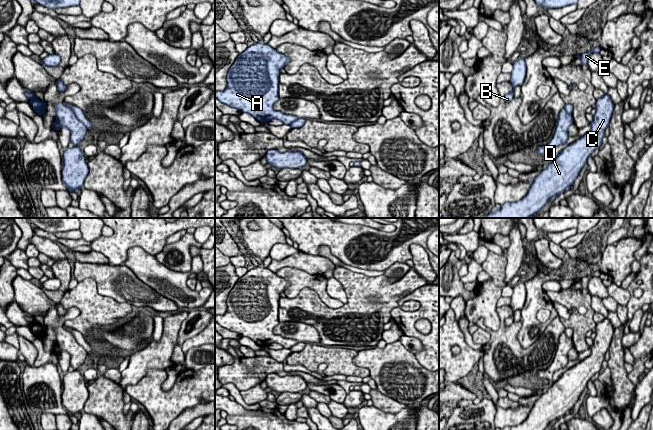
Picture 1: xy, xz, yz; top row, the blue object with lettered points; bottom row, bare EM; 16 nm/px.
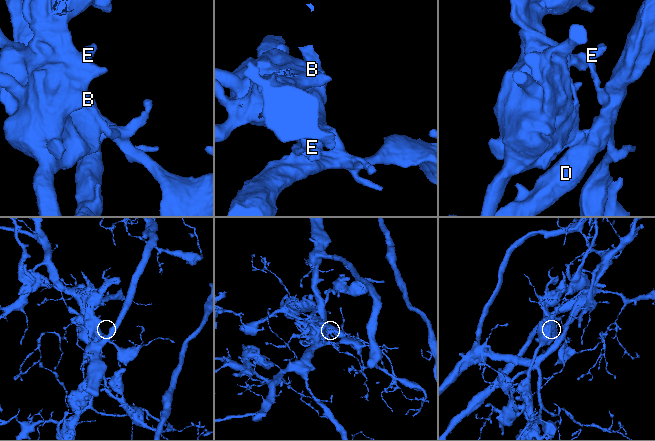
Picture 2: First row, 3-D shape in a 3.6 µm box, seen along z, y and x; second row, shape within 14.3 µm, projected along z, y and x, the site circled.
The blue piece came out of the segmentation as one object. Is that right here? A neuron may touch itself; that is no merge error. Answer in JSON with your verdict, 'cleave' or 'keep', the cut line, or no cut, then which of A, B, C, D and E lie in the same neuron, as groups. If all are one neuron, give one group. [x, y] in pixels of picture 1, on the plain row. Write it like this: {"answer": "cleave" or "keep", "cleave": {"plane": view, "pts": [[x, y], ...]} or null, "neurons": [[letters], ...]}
{"answer": "cleave", "cleave": {"plane": "xy", "pts": [[63, 327], [72, 334], [87, 353]]}, "neurons": [["A", "B"], ["C", "D", "E"]]}

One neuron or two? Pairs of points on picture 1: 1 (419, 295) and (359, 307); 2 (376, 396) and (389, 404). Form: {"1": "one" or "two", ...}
{"1": "two", "2": "one"}

